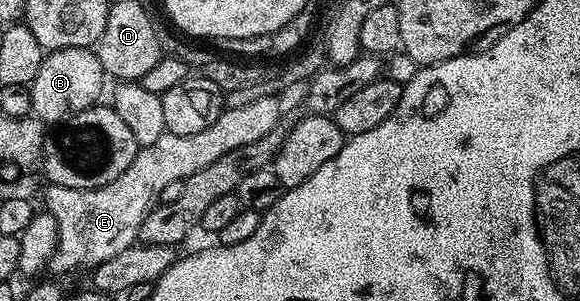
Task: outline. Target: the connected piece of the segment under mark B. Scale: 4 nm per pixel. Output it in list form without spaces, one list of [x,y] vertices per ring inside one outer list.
[[[82,46],[50,51],[29,87],[31,113],[45,124],[62,124],[77,112],[85,112],[102,99],[99,97],[103,94],[103,81],[105,75],[101,60],[94,49]]]

